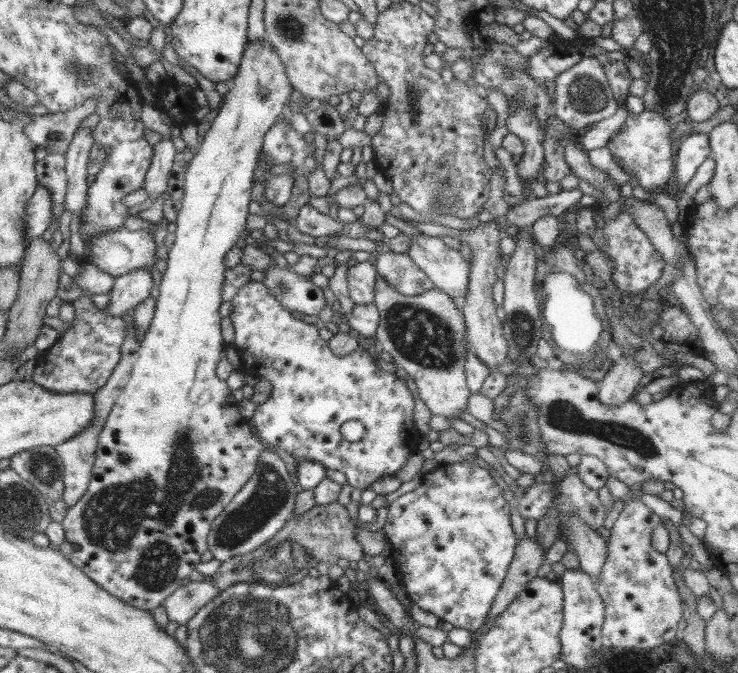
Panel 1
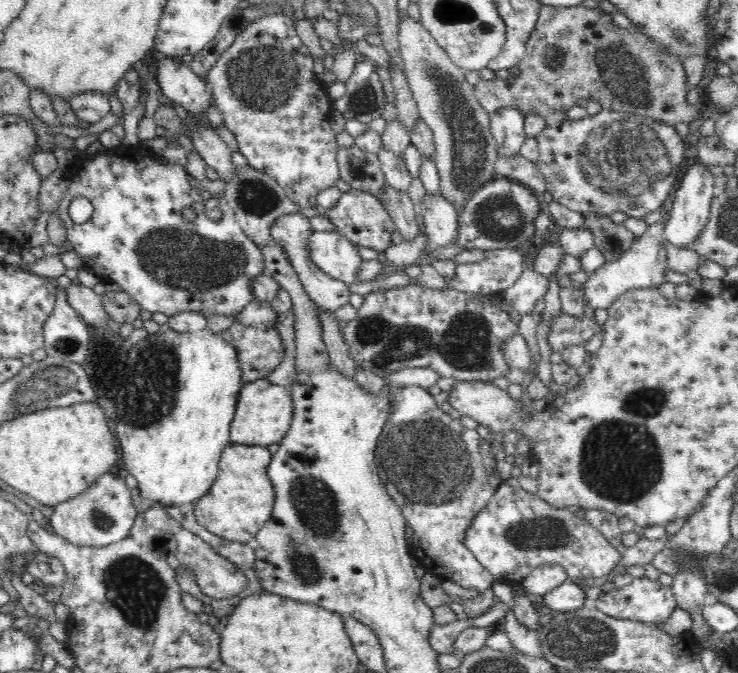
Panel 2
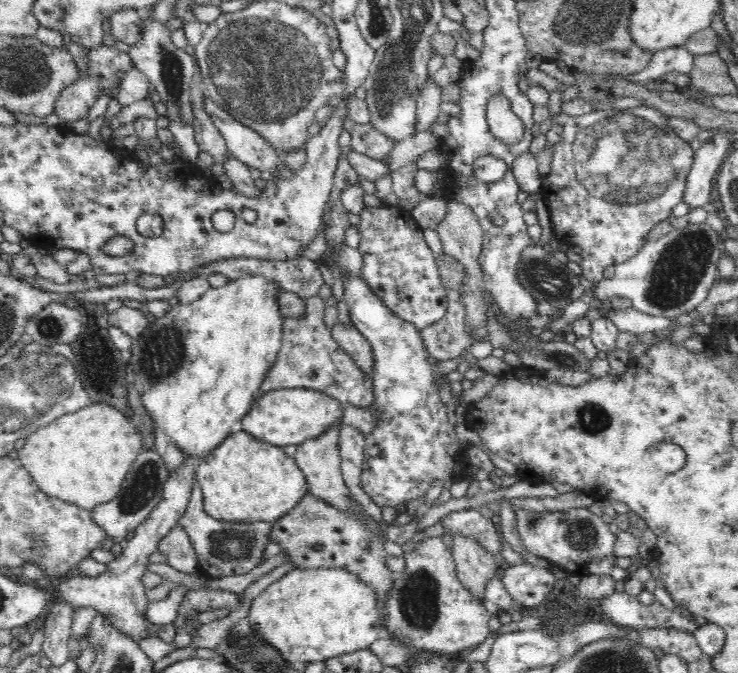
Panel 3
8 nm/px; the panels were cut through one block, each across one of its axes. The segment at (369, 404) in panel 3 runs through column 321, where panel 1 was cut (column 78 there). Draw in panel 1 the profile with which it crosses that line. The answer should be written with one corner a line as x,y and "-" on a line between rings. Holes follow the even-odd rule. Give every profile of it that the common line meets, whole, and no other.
88,296
74,300
76,311
74,323
57,341
35,359
32,381
55,393
94,394
109,380
122,354
122,343
126,339
124,318
99,310

